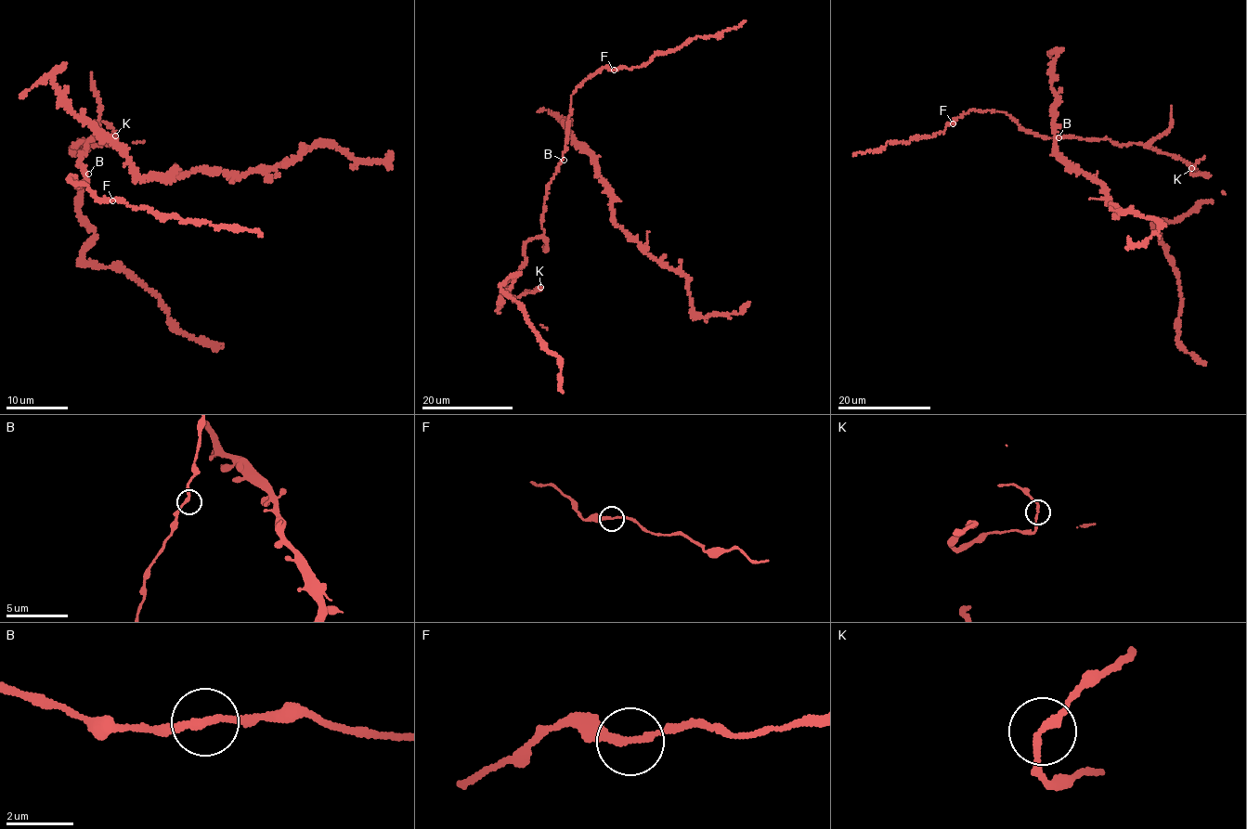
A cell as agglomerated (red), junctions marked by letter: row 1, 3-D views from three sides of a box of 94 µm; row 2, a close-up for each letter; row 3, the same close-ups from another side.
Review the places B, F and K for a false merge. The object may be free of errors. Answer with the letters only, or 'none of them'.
none of them

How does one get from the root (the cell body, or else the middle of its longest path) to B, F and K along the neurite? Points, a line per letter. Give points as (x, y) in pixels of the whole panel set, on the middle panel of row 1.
B: (542, 214), (547, 187), (564, 160)
F: (542, 214), (547, 187), (565, 148), (573, 92), (604, 68), (614, 70)
K: (542, 214), (543, 235), (526, 243), (525, 264), (507, 287), (517, 297), (535, 293), (540, 288)

